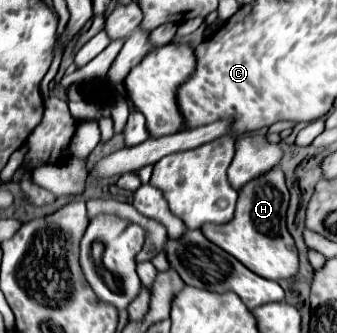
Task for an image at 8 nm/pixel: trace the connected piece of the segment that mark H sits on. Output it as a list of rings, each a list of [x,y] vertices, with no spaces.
[[[270,169],[254,181],[248,181],[248,185],[238,191],[236,211],[228,225],[204,225],[202,233],[260,277],[272,281],[294,277],[298,273],[298,251],[286,229],[288,201],[290,193],[286,189],[282,169]]]

